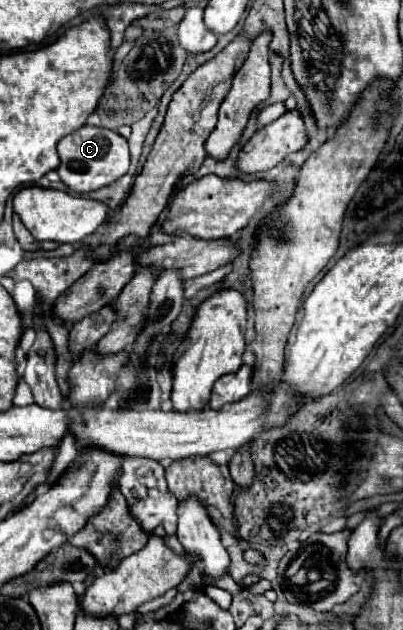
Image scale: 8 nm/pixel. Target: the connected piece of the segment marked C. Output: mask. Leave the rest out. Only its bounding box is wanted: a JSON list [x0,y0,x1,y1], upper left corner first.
[57,126,131,192]

